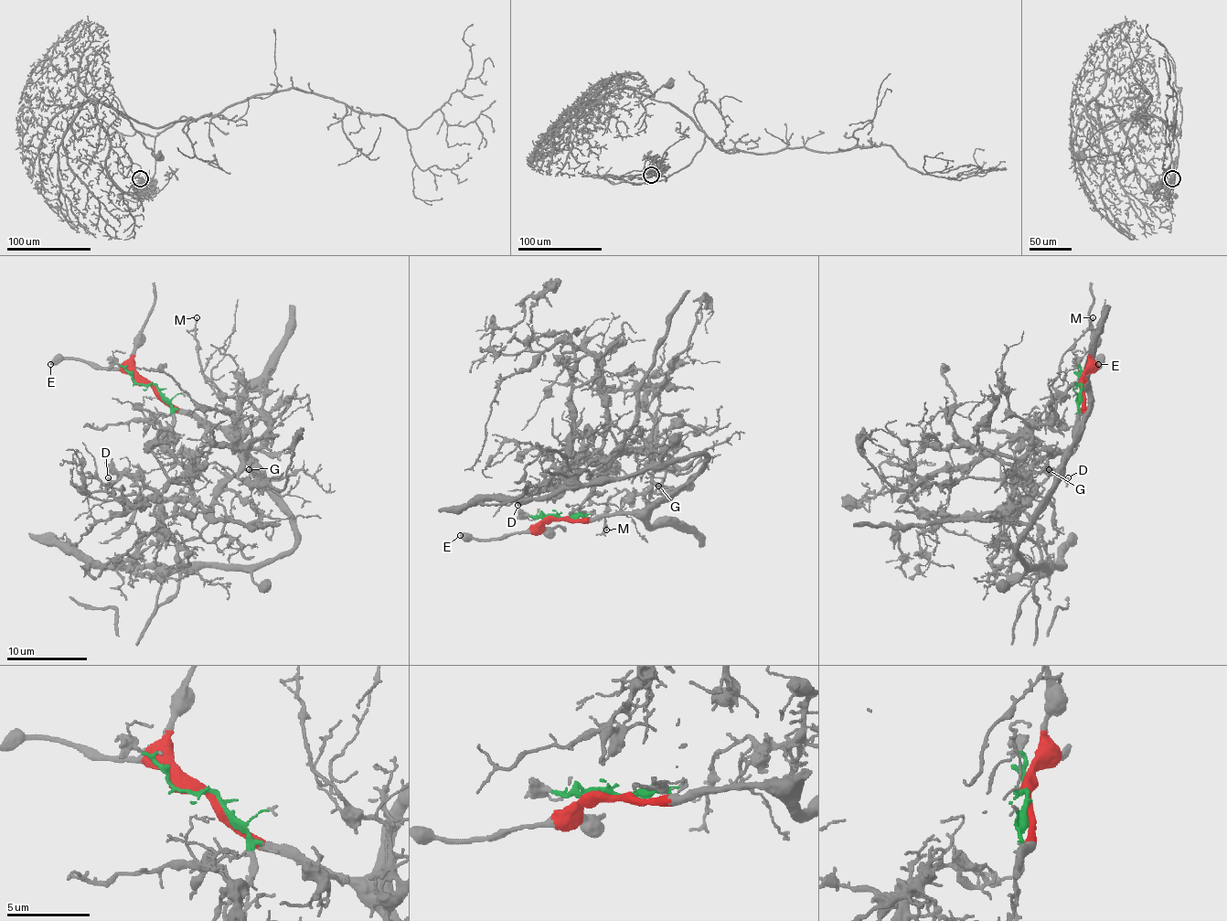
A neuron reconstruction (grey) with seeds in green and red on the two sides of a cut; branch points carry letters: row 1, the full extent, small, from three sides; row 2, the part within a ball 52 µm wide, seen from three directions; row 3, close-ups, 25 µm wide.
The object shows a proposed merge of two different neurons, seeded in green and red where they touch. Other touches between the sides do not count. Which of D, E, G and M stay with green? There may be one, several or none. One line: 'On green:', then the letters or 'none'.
On green: D, G, M

